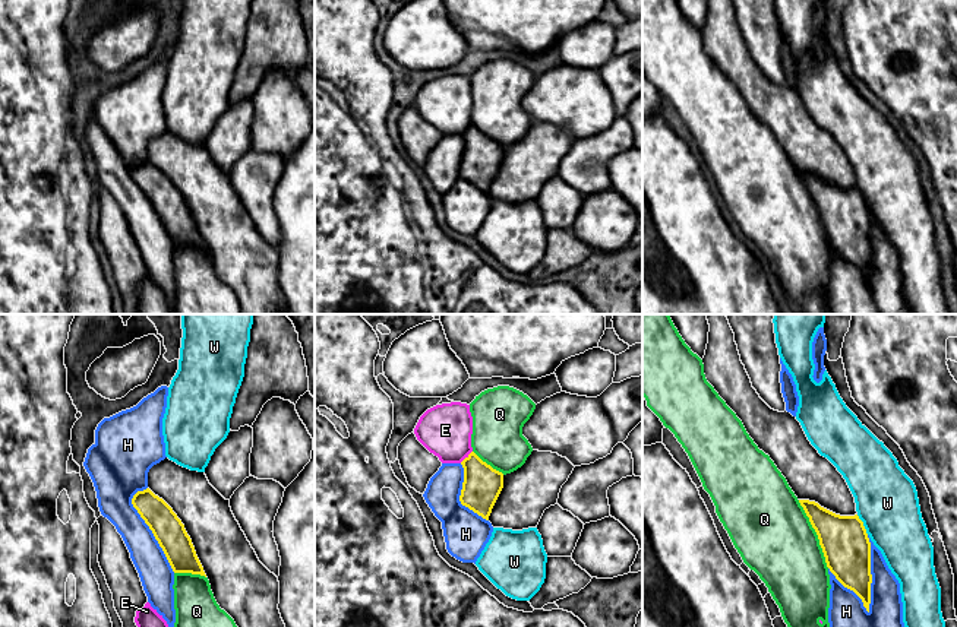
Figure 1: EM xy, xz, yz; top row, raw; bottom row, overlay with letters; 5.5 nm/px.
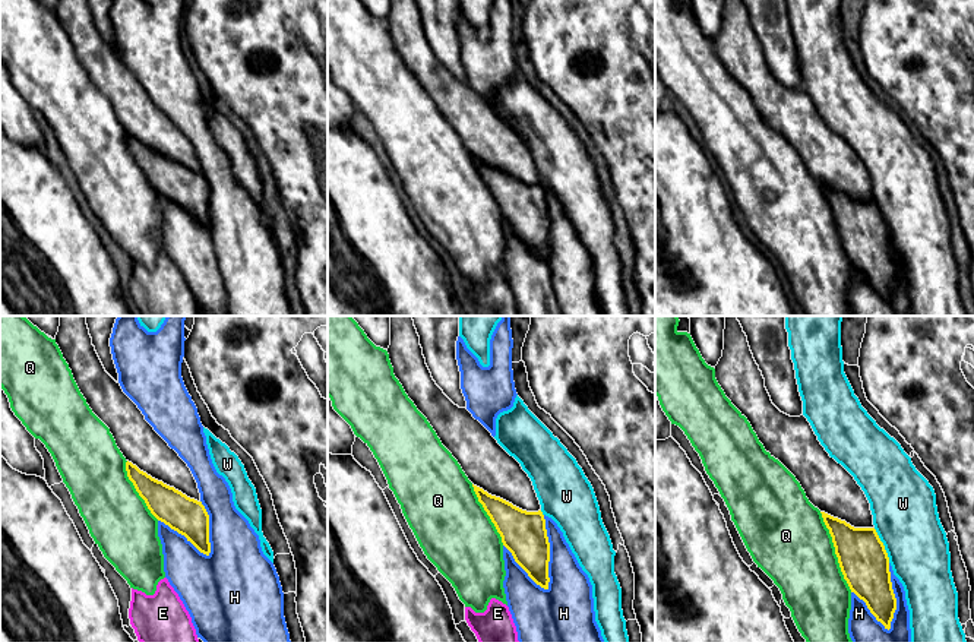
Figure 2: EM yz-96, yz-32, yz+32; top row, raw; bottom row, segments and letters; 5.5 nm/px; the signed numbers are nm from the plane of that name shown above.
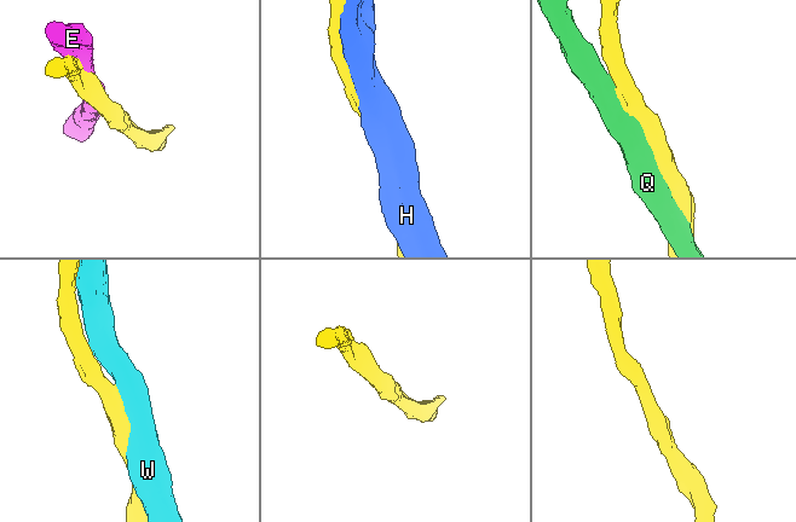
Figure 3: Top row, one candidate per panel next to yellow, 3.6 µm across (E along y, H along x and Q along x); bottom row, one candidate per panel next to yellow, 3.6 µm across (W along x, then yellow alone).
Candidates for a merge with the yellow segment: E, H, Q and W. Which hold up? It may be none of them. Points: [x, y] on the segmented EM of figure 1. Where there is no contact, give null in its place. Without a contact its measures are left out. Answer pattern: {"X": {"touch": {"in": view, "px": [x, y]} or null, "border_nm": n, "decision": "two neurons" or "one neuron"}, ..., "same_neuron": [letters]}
{"E": {"touch": {"in": "xz", "px": [466, 458]}, "border_nm": 100, "decision": "two neurons"}, "H": {"touch": {"in": "yz", "px": [871, 575]}, "border_nm": 440, "decision": "two neurons"}, "Q": {"touch": {"in": "yz", "px": [817, 534]}, "border_nm": 420, "decision": "two neurons"}, "W": {"touch": {"in": "yz", "px": [862, 525]}, "border_nm": 130, "decision": "two neurons"}, "same_neuron": []}

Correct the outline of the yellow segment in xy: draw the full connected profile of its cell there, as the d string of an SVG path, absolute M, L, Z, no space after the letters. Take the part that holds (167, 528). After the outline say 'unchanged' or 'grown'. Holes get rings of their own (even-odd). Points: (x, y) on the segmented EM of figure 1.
M165 457L149 469L148 488L133 495L132 504L152 531L173 571L205 576L217 604L237 627L285 627L278 609L278 577L259 561L231 512L230 500L209 484L205 472L190 471Z | grown

